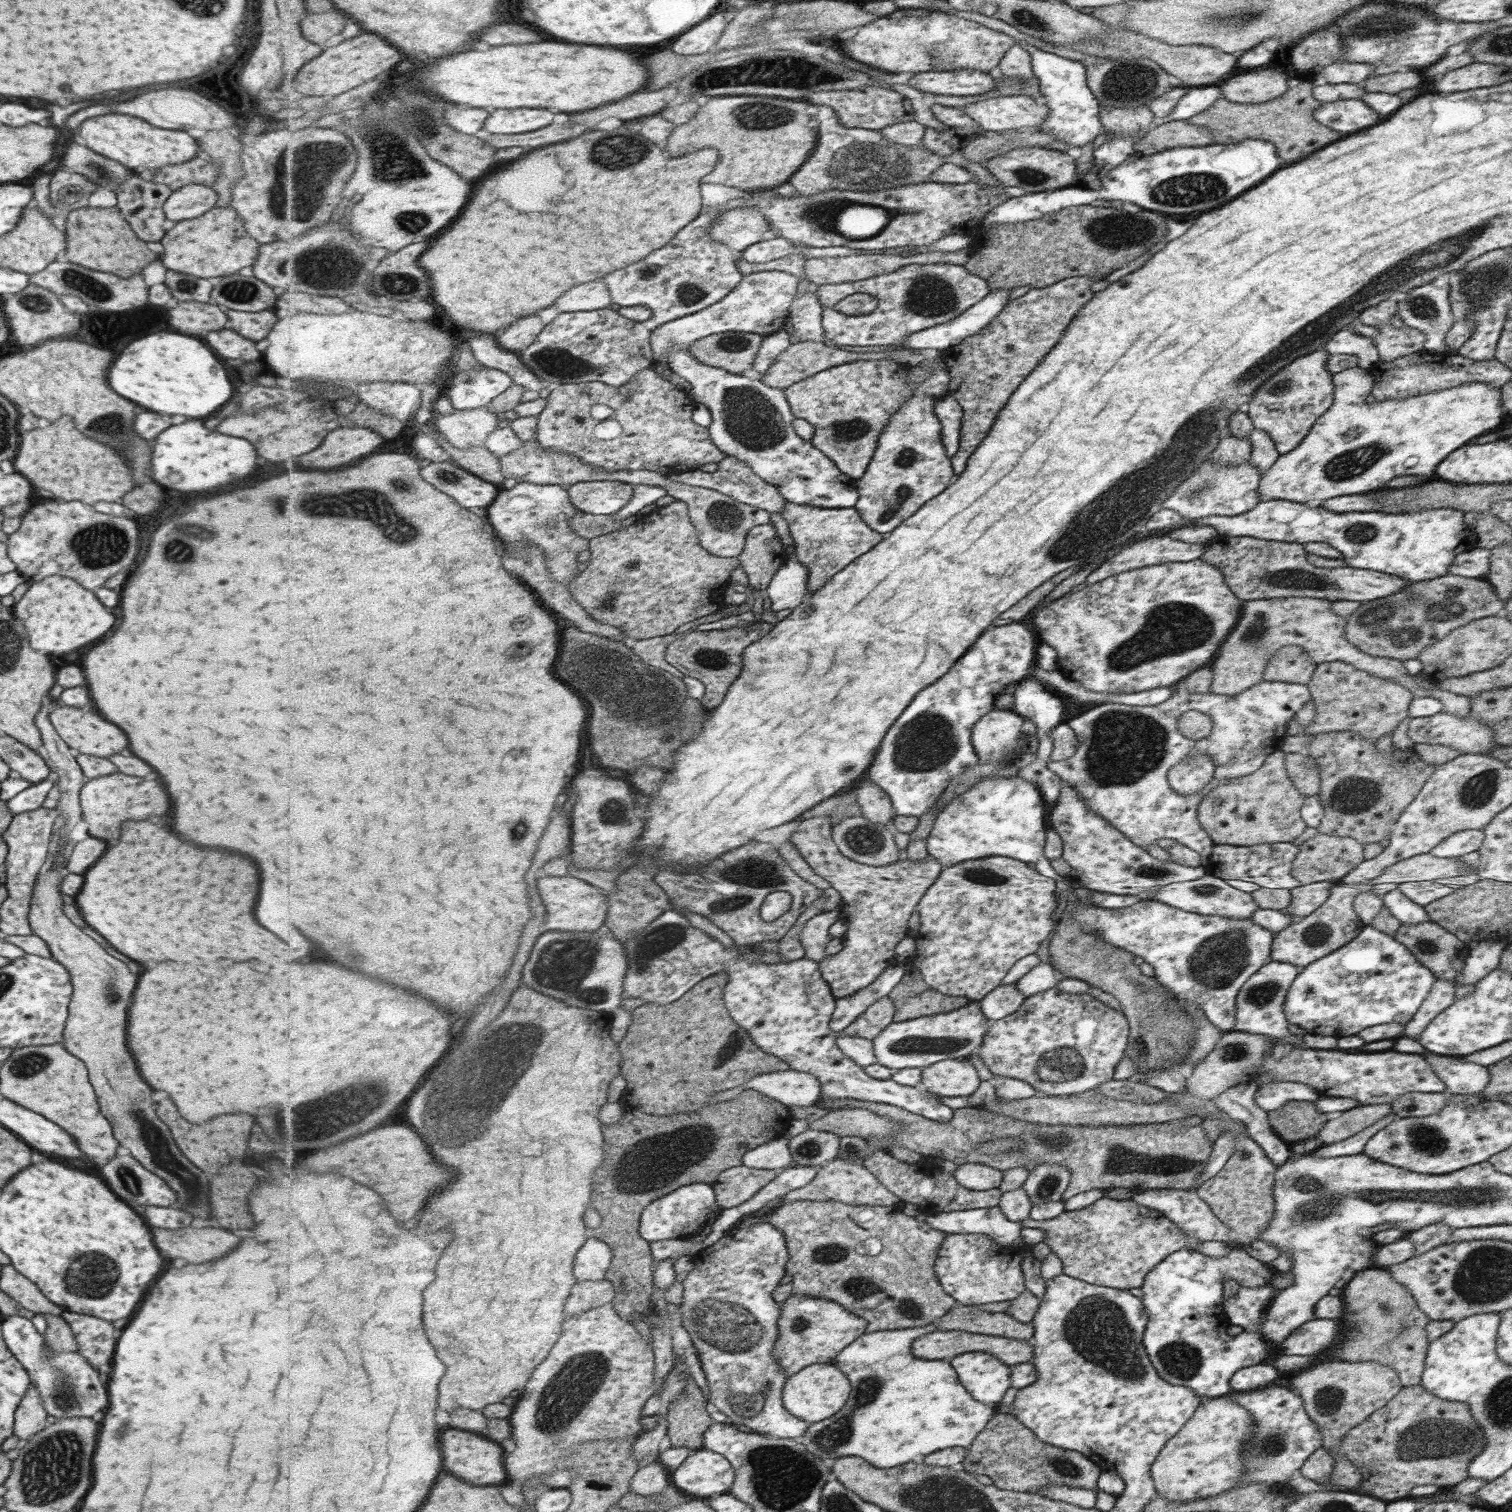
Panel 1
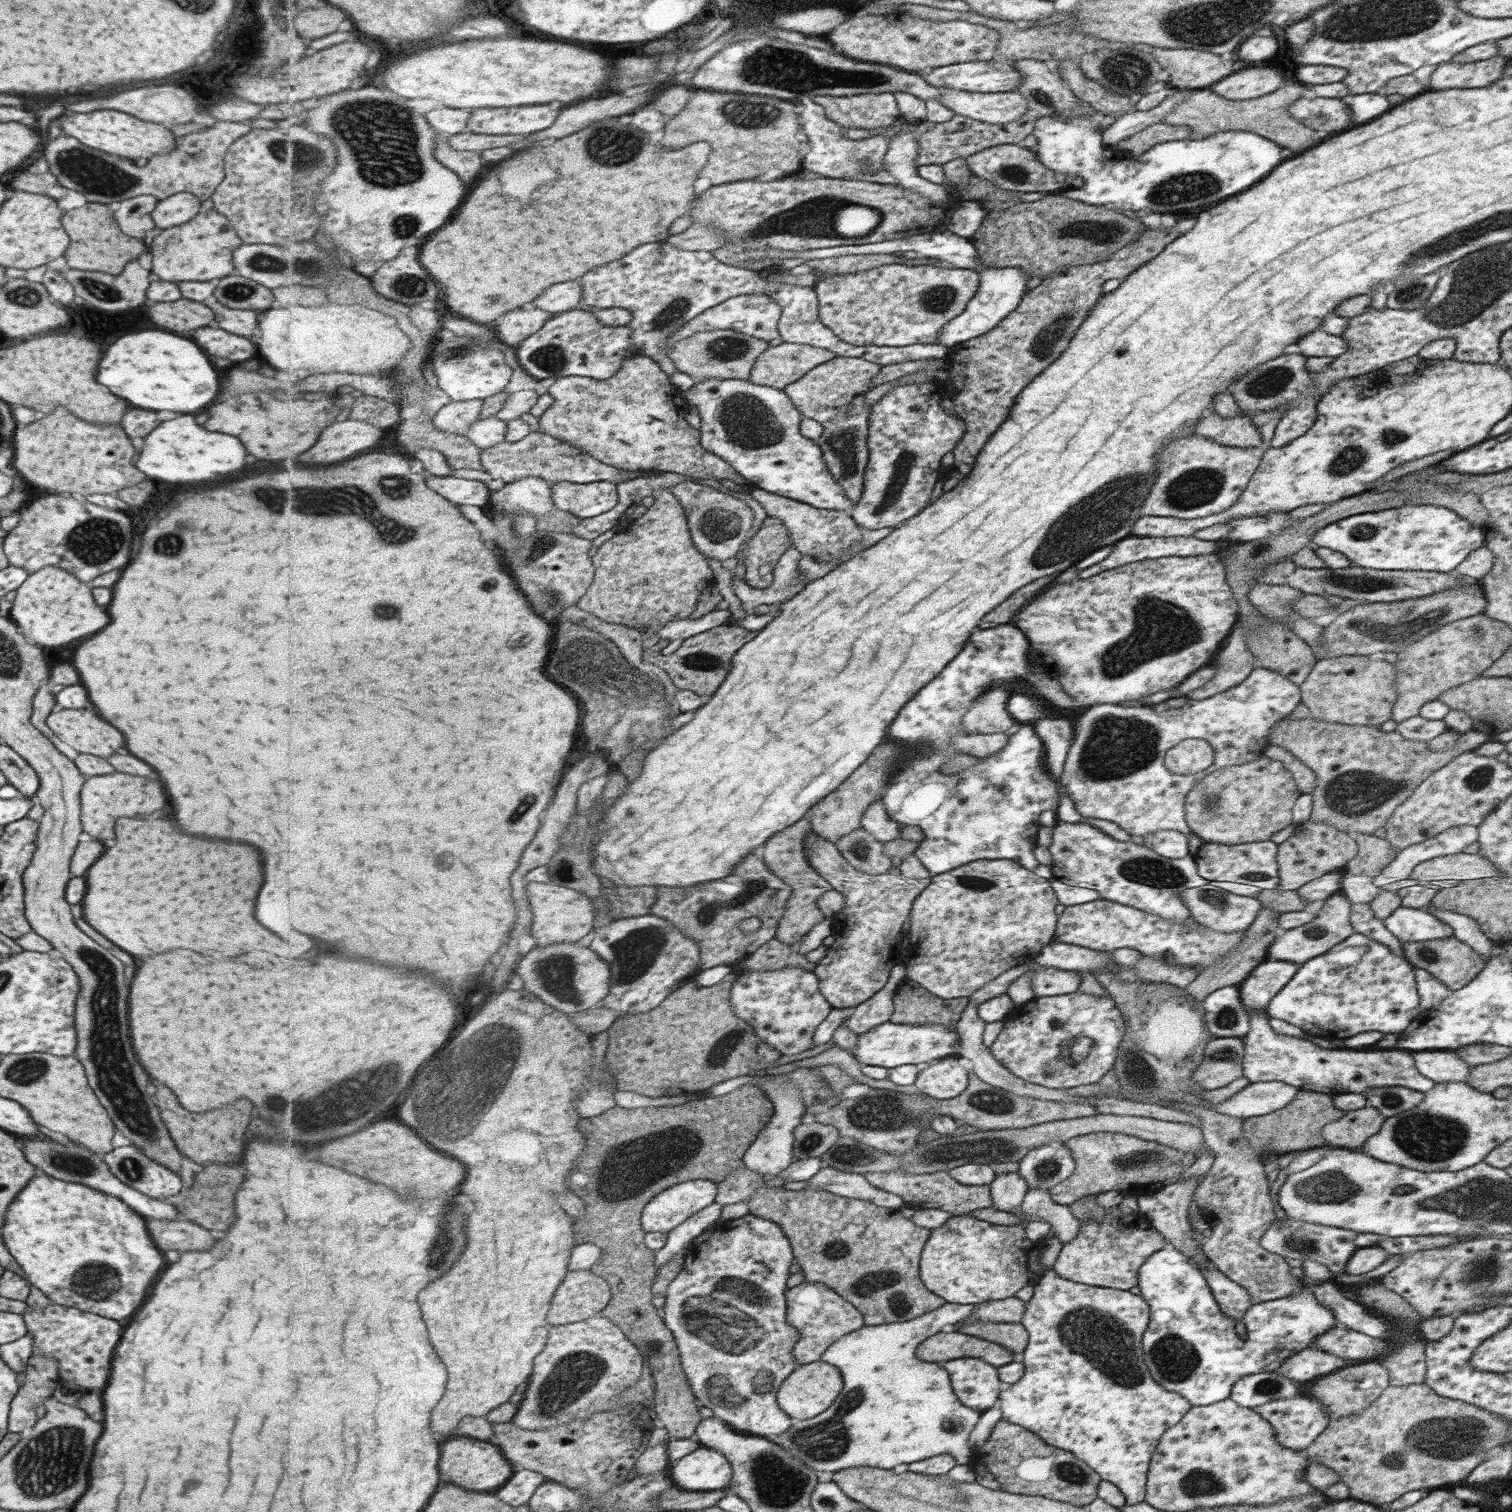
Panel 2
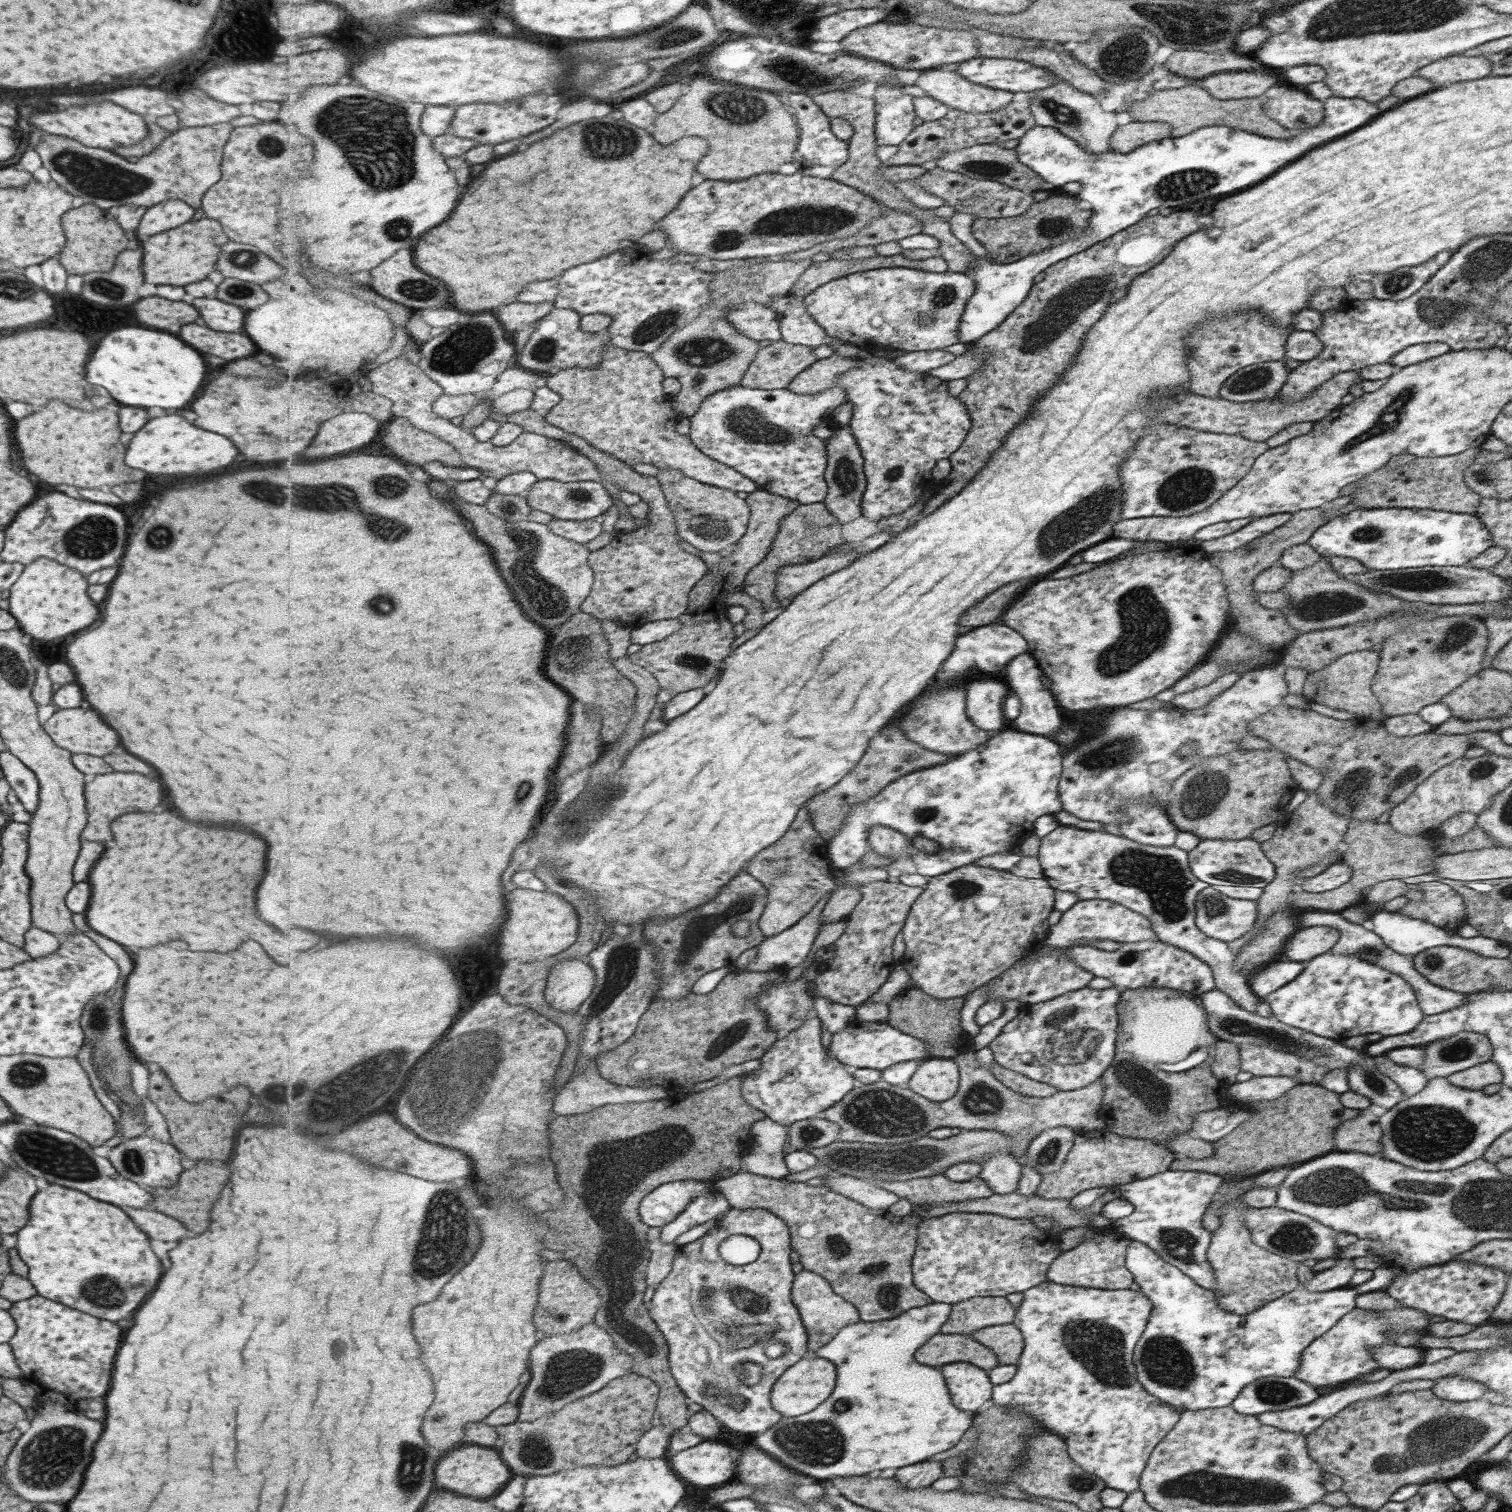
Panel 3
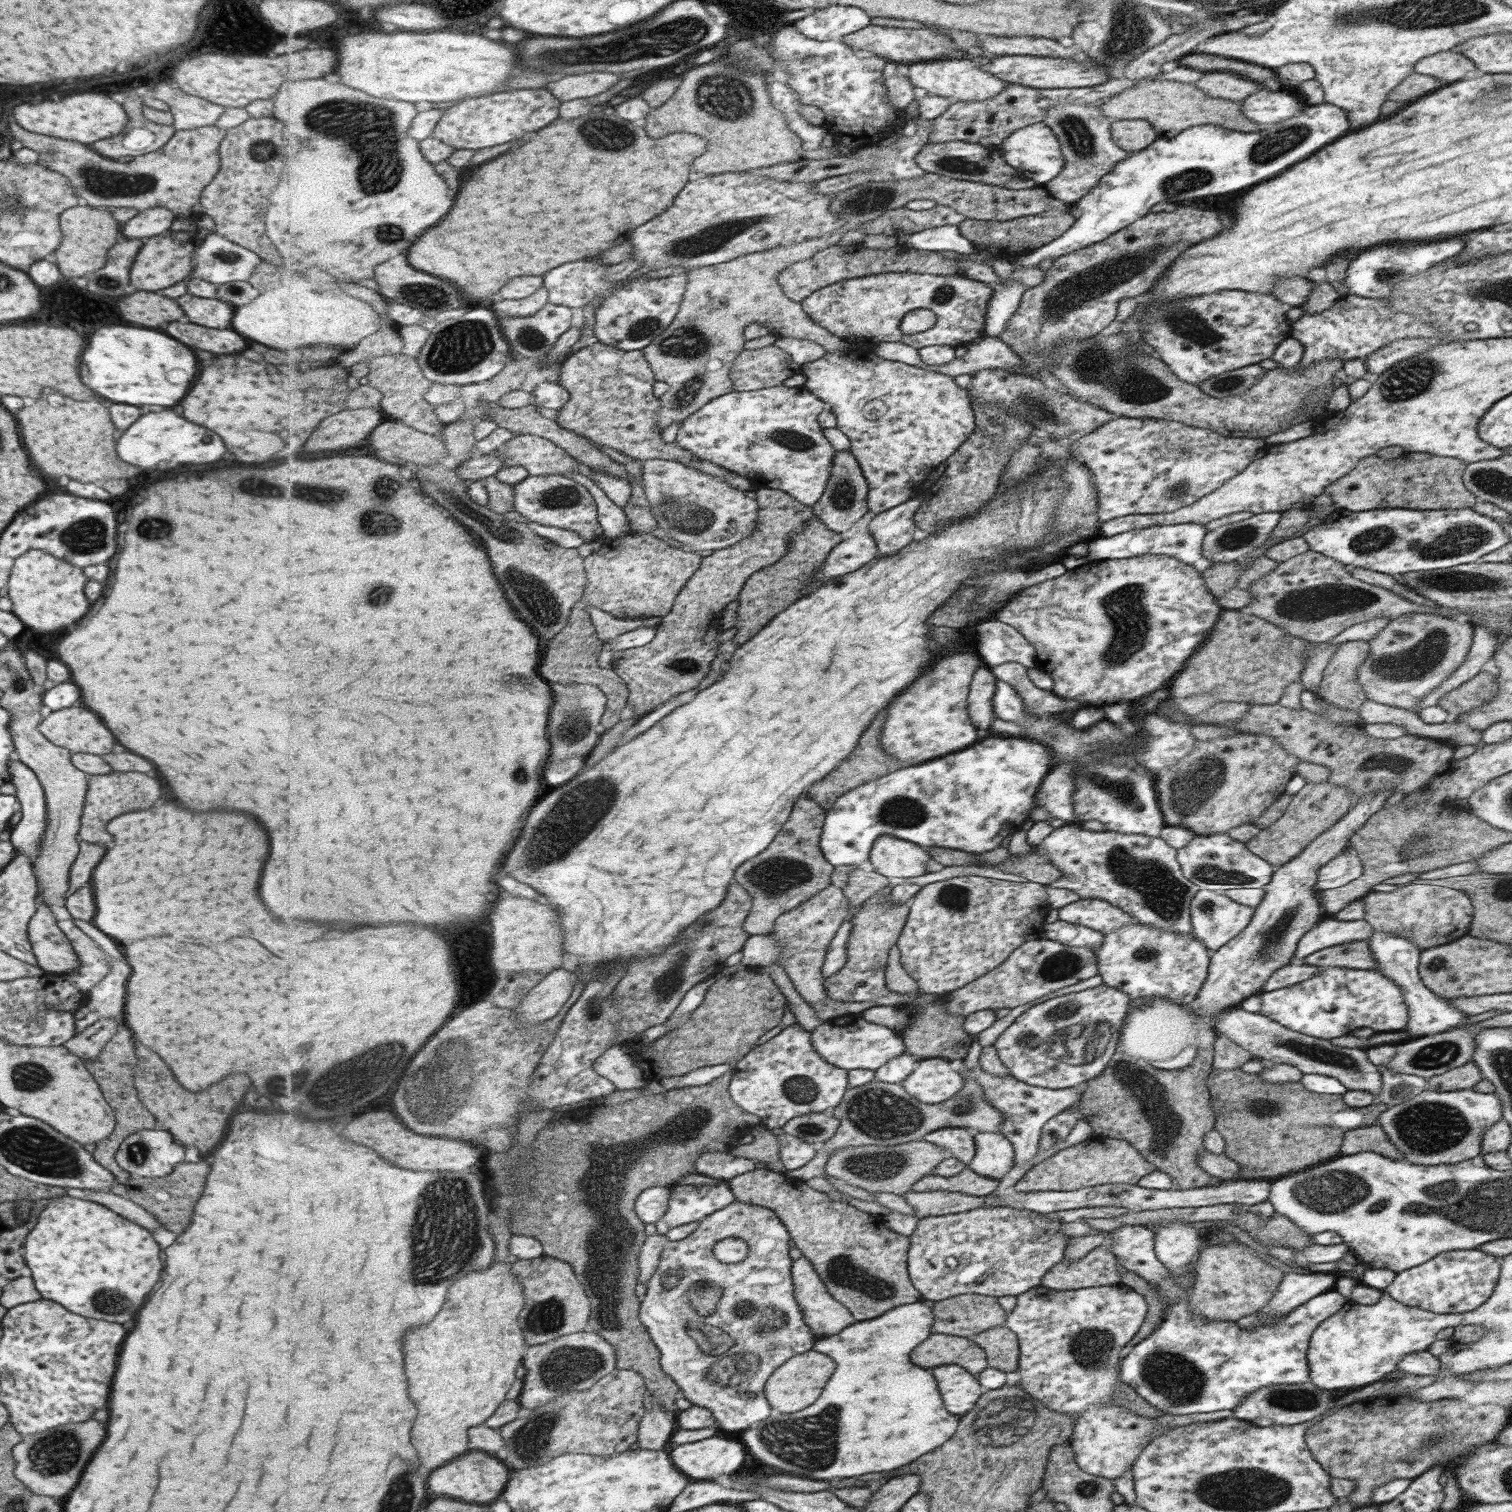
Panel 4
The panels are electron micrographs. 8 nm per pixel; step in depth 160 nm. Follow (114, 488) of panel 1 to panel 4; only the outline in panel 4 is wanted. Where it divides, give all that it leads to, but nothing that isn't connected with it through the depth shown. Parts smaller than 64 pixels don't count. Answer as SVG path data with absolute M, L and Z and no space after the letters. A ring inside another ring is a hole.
M45 388L33 406L23 406L13 414L17 426L21 426L21 442L27 448L31 464L35 464L43 474L55 478L67 476L71 480L85 483L101 483L101 480L109 478L129 478L129 474L135 476L139 472L139 468L127 466L115 454L113 424L109 420L107 406L97 400L71 402L57 396L57 392Z

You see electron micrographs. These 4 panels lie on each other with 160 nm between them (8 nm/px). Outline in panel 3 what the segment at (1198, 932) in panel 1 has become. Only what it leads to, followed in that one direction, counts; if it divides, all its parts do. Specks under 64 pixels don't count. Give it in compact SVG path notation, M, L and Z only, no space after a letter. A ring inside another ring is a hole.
M1079 899L1071 908L1056 916L1056 921L1049 929L1045 942L1048 946L1065 948L1071 947L1073 942L1095 942L1096 940L1111 940L1113 942L1137 942L1138 940L1155 940L1150 920L1141 916L1141 913L1133 912L1133 909L1123 905L1109 902L1108 900L1081 900ZM1213 988L1197 996L1196 1000L1203 1007L1206 1014L1206 1026L1217 1040L1227 1040L1235 1044L1260 1044L1269 1045L1279 1052L1297 1053L1299 1058L1313 1062L1313 1066L1323 1066L1329 1070L1347 1070L1347 1086L1349 1092L1369 1099L1370 1104L1381 1106L1389 1110L1393 1105L1405 1098L1401 1096L1401 1090L1393 1084L1389 1078L1377 1071L1375 1058L1362 1054L1362 1050L1349 1049L1340 1041L1323 1038L1301 1029L1296 1029L1275 1018L1264 1018L1253 1012L1247 1012L1241 1008L1232 998L1219 989Z

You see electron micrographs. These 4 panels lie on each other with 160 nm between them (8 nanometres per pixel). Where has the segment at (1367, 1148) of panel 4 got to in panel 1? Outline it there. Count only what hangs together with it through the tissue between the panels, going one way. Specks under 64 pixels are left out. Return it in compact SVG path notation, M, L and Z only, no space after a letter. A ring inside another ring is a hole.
M1389 1103L1359 1105L1351 1108L1351 1110L1341 1113L1339 1118L1327 1121L1318 1132L1319 1138L1324 1144L1333 1144L1345 1140L1362 1132L1371 1124L1375 1124L1383 1116L1390 1114L1390 1108Z

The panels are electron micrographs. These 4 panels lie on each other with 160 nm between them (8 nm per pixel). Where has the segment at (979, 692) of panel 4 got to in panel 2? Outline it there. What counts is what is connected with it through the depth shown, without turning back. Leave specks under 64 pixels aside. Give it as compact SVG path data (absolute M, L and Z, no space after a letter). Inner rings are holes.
M989 688L978 696L965 711L962 724L967 734L997 734L1016 723L1007 712L1010 694L999 688Z

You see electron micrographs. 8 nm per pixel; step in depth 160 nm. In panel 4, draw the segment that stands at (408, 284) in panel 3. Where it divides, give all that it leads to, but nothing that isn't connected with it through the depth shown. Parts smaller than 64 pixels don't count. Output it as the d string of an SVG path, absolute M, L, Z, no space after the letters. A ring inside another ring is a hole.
M401 254L393 260L388 260L377 267L377 274L374 276L381 289L380 294L386 299L392 299L399 304L408 304L413 308L422 309L427 314L436 315L438 312L445 312L445 310L455 310L455 308L461 308L463 302L461 302L461 294L459 290L449 284L447 280L441 280L441 278L435 278L427 272L423 272L421 269L415 268L412 264L409 264L407 256Z

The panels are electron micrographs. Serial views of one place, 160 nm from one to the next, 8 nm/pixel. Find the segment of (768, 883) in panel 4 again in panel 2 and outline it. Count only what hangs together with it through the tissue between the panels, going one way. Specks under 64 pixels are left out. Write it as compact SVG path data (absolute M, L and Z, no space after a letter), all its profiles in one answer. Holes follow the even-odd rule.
M801 819L793 826L778 832L765 844L763 858L766 863L794 888L794 894L790 898L789 905L786 906L786 915L780 922L776 936L777 939L788 945L802 942L804 936L808 936L817 924L826 919L824 912L817 906L817 900L826 892L834 889L834 886L812 867L808 859L809 846L806 843L806 836L812 832L812 819Z

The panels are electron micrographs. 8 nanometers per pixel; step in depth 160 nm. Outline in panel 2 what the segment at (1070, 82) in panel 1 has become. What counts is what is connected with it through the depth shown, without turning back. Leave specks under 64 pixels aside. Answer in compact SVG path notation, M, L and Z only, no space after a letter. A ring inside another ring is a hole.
M1071 116L1069 120L1061 120L1059 117L1051 118L1037 118L1034 122L1034 128L1031 134L1035 136L1037 140L1037 147L1033 149L1033 152L1037 154L1037 162L1039 164L1043 164L1045 168L1053 169L1058 173L1063 173L1064 176L1076 175L1081 180L1083 180L1083 185L1079 190L1069 190L1069 192L1065 192L1065 196L1067 198L1071 198L1073 200L1079 200L1079 202L1085 202L1085 204L1090 205L1099 205L1101 207L1105 207L1106 209L1113 210L1123 210L1125 214L1131 214L1131 212L1136 212L1137 210L1145 210L1145 208L1149 208L1151 212L1166 212L1166 214L1172 215L1175 220L1179 221L1179 219L1190 219L1197 218L1198 213L1201 211L1205 211L1208 208L1212 208L1216 206L1218 203L1225 200L1227 196L1233 196L1233 194L1239 194L1239 192L1243 192L1243 190L1247 190L1249 186L1253 186L1255 182L1259 182L1261 178L1265 178L1267 176L1267 172L1269 170L1273 170L1277 164L1279 164L1279 156L1281 156L1281 162L1285 160L1285 156L1289 156L1289 150L1287 150L1287 154L1283 154L1283 149L1279 150L1279 145L1275 144L1275 141L1271 142L1267 137L1259 136L1257 133L1252 132L1243 132L1243 131L1225 131L1225 132L1215 132L1210 134L1207 138L1202 138L1201 140L1193 140L1192 138L1187 138L1185 140L1171 140L1169 142L1163 142L1159 144L1154 144L1152 148L1149 148L1147 151L1143 152L1143 154L1137 156L1135 160L1127 160L1124 158L1123 160L1101 160L1101 144L1099 144L1099 132L1091 127L1090 130L1085 130L1085 122L1089 122L1089 118L1079 118L1079 116Z

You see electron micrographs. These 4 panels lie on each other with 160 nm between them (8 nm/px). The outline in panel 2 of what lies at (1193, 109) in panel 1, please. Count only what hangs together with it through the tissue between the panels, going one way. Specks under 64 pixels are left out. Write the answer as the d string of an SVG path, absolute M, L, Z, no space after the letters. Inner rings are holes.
M1191 89L1169 96L1163 100L1161 105L1157 105L1151 110L1145 112L1134 110L1133 113L1116 118L1113 124L1107 126L1101 134L1104 143L1106 146L1114 148L1120 140L1125 140L1128 136L1143 130L1148 125L1159 123L1165 115L1171 113L1171 109L1175 105L1179 105L1185 97L1189 97L1189 94L1191 94Z

